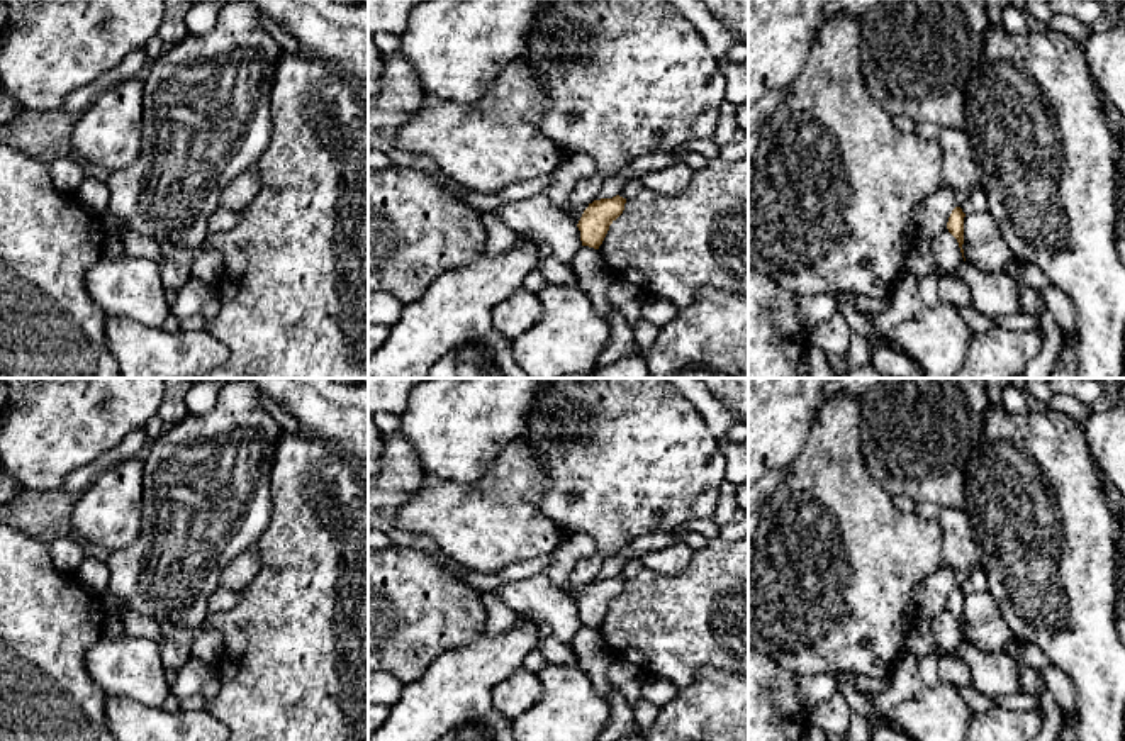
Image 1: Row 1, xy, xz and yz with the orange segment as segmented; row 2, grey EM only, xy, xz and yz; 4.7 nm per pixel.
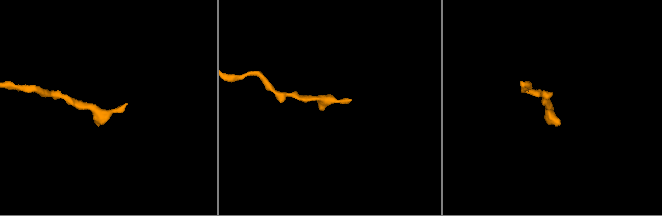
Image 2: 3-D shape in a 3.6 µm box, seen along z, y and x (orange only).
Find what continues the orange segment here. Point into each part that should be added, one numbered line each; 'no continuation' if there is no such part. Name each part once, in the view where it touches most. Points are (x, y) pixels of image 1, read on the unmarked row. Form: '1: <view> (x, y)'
no continuation

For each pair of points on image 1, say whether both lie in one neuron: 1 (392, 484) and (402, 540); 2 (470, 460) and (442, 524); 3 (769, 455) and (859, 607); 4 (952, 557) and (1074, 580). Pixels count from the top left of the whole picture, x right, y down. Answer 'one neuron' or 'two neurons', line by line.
1: one neuron
2: two neurons
3: two neurons
4: two neurons

